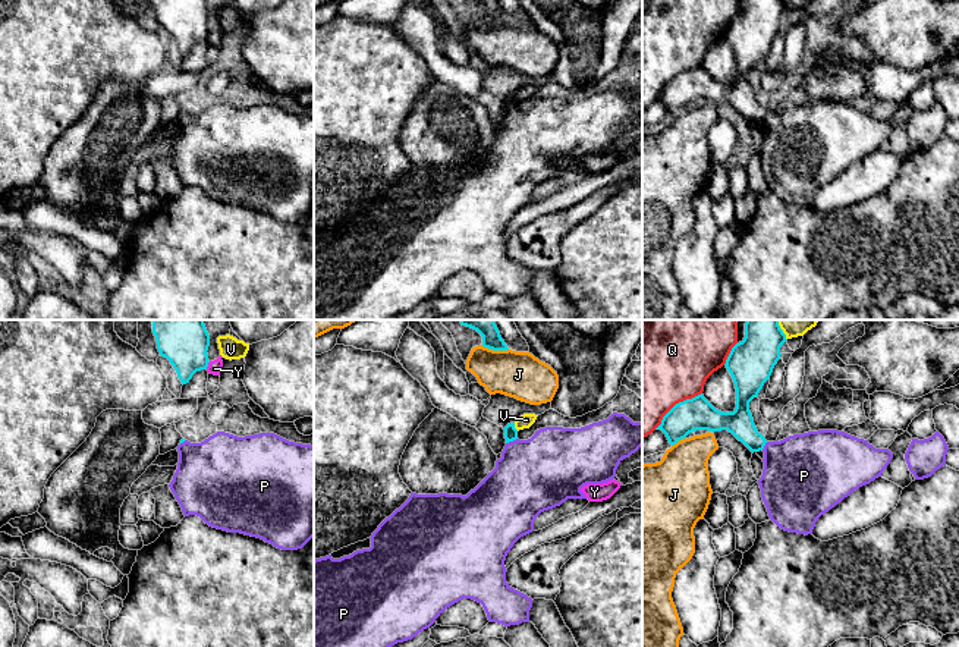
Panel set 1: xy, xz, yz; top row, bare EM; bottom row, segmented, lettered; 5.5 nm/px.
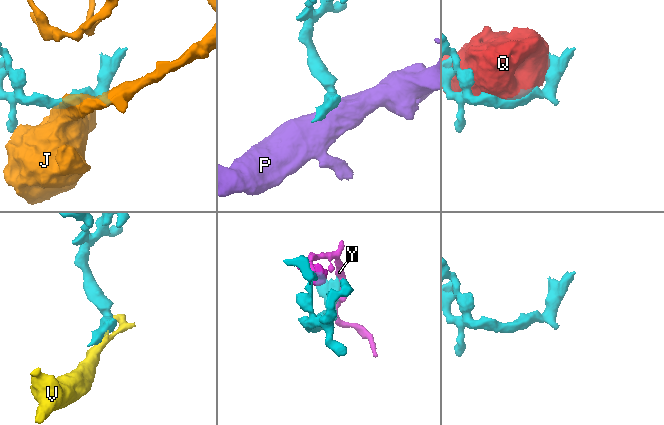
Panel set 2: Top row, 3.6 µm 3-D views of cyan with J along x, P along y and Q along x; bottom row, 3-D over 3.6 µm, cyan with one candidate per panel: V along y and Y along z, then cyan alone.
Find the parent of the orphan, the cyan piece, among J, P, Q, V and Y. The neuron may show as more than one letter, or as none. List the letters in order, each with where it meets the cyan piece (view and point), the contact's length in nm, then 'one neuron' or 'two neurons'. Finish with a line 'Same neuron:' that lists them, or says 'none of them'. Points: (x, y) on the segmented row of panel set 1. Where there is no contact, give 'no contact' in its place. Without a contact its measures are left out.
J: xz (494, 349) | 150 nm | two neurons
P: xz (511, 440) | 70 nm | one neuron
Q: yz (676, 404) | 340 nm | two neurons
V: xz (513, 427) | 50 nm | two neurons
Y: xy (207, 366) | 50 nm | two neurons
Same neuron: P

